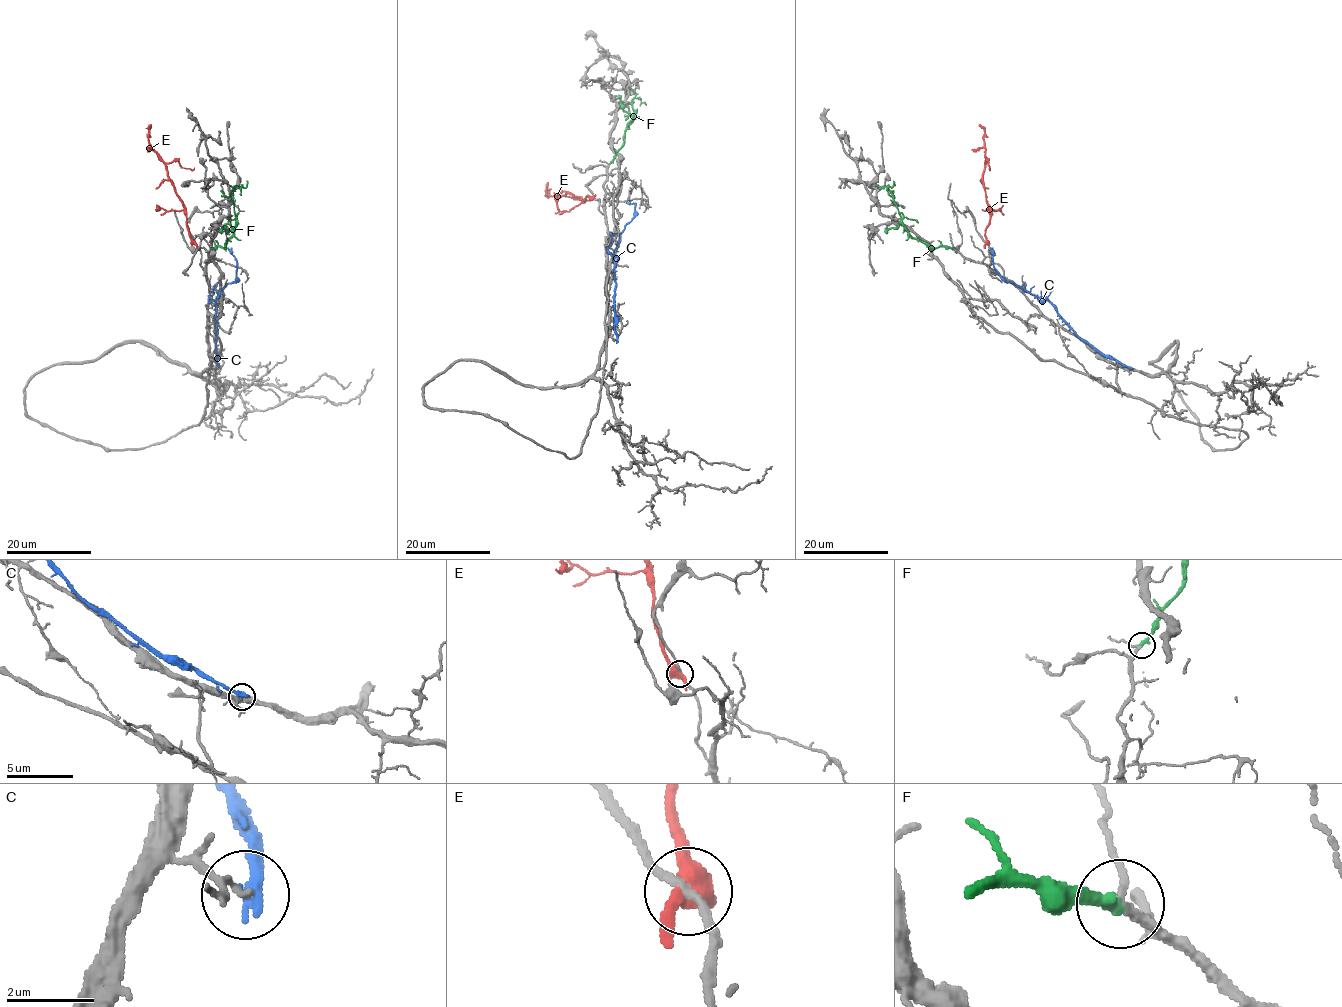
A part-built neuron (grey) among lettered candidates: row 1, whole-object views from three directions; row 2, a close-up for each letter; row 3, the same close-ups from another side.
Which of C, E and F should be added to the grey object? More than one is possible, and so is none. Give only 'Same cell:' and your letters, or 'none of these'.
Same cell: F

